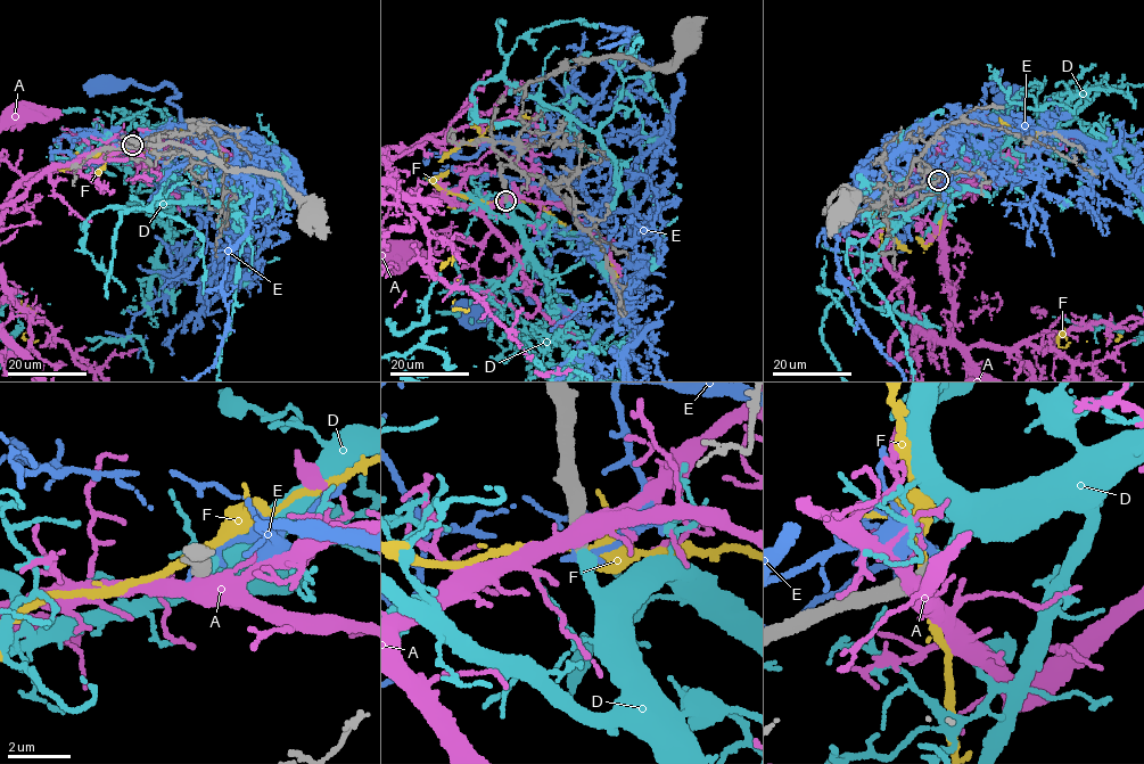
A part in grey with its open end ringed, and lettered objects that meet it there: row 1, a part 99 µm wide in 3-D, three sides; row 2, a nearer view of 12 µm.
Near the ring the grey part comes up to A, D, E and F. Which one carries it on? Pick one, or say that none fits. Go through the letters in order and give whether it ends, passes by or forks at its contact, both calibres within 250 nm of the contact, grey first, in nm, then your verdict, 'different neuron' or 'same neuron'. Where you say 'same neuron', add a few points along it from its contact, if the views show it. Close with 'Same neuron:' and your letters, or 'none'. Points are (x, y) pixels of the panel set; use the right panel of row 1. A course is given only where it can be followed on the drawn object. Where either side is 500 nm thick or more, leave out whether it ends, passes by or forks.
A: calibres 600 and 460 nm; different neuron
D: it ends; calibres 480 and 440 nm; same neuron
E: it passes by; calibres 480 and 170 nm; different neuron
F: it passes by; calibres 440 and 240 nm; different neuron
Same neuron: D

